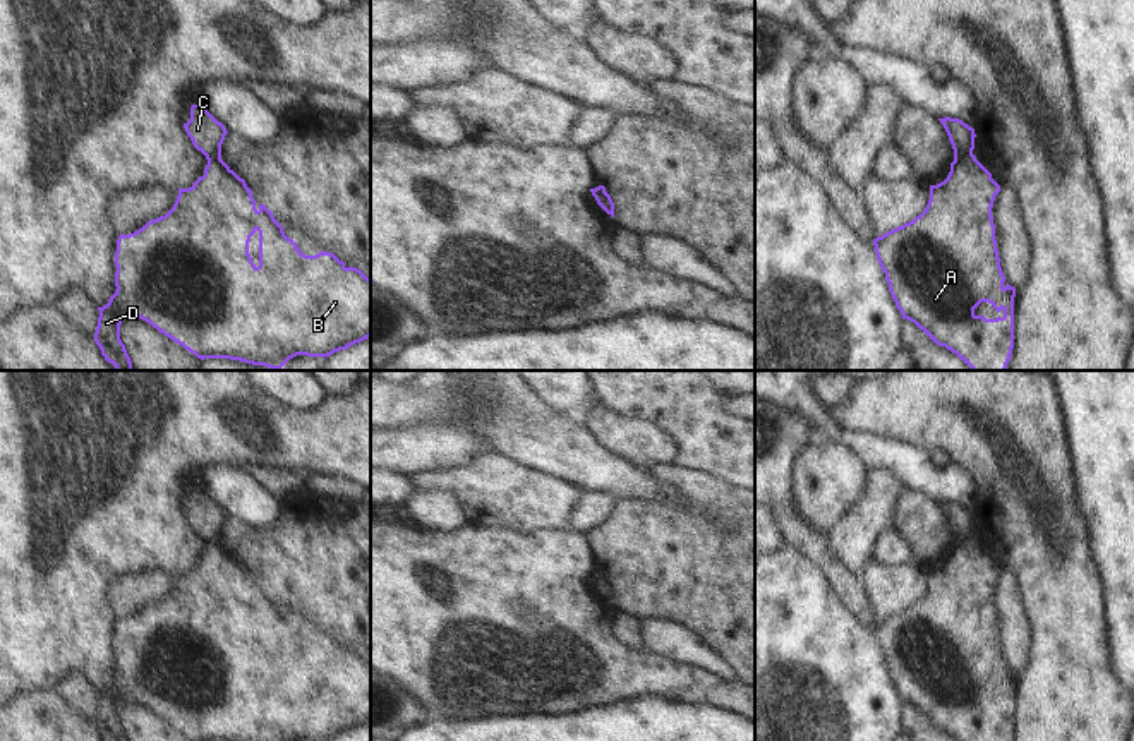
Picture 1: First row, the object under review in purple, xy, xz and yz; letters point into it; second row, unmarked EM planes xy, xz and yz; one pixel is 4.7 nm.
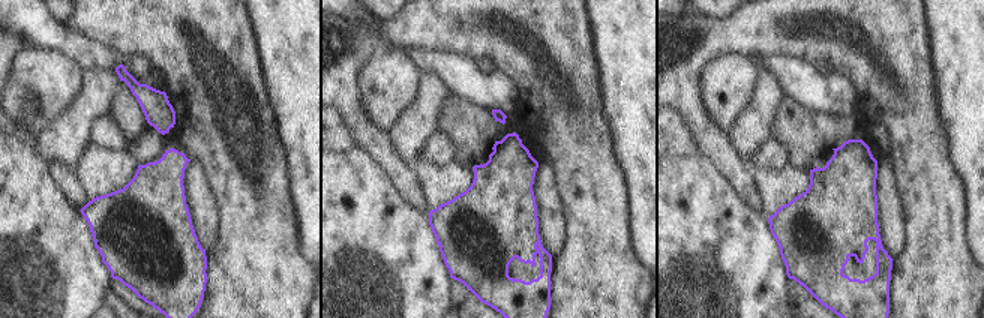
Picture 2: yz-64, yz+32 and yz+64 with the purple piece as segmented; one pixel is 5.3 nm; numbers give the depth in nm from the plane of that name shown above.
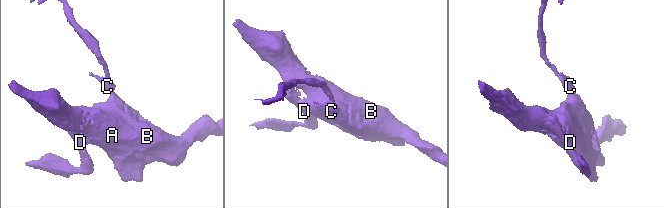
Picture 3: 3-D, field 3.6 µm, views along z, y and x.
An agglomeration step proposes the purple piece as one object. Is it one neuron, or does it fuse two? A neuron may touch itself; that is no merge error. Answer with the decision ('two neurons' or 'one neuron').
two neurons

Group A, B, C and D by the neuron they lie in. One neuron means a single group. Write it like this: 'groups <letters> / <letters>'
groups A B D / C

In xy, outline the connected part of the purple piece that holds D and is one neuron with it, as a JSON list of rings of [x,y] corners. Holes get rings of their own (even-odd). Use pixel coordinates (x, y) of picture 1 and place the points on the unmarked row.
[[[221,542],[208,545],[192,571],[178,573],[173,592],[117,624],[115,678],[98,691],[94,726],[103,741],[129,741],[120,724],[120,708],[139,702],[182,729],[196,741],[329,741],[371,720],[371,664],[347,652],[331,636],[305,640],[288,623],[273,597],[256,590],[252,575]],[[259,618],[259,648],[252,647],[249,626]]]

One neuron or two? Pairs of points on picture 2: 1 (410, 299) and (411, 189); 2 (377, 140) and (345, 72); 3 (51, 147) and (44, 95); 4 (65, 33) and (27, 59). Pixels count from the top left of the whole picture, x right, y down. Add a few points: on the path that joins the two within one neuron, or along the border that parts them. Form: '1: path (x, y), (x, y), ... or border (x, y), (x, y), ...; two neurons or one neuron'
1: border (389, 177), (404, 200), (426, 213); two neurons
2: path (360, 125), (347, 107), (345, 89); one neuron
3: border (74, 101), (33, 137); two neurons
4: border (23, 44), (57, 50), (75, 60); two neurons

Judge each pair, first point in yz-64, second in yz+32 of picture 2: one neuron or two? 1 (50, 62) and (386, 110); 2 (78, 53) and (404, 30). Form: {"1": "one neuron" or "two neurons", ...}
{"1": "one neuron", "2": "two neurons"}

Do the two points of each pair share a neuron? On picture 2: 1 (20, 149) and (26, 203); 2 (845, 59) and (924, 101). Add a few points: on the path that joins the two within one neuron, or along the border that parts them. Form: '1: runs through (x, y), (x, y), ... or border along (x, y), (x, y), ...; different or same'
1: runs through (20, 162), (20, 189); same
2: runs through (864, 78), (885, 101), (905, 101); same

